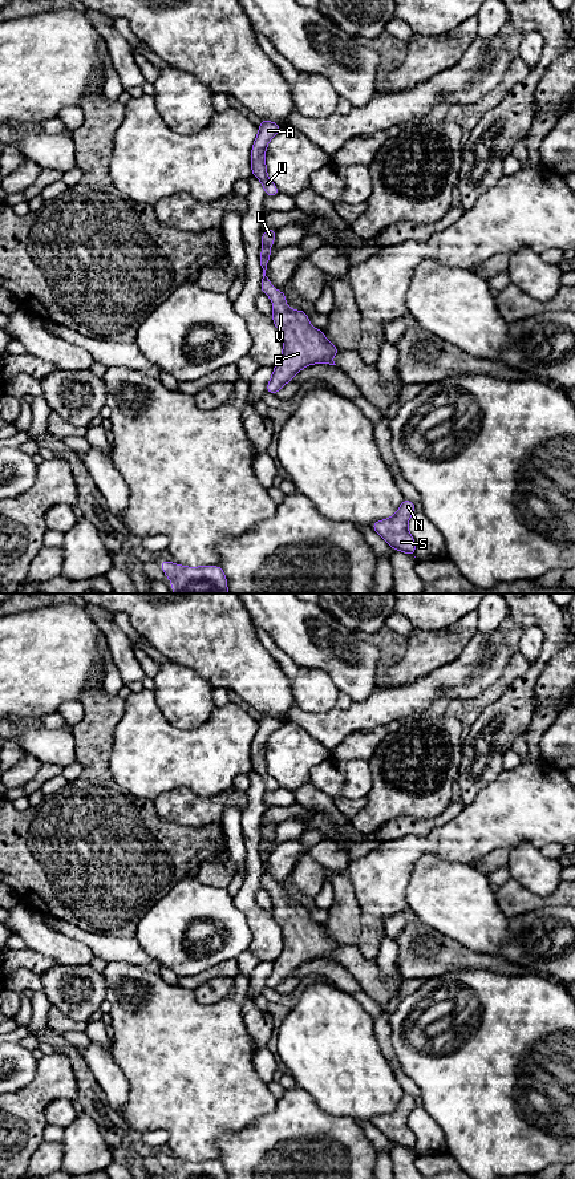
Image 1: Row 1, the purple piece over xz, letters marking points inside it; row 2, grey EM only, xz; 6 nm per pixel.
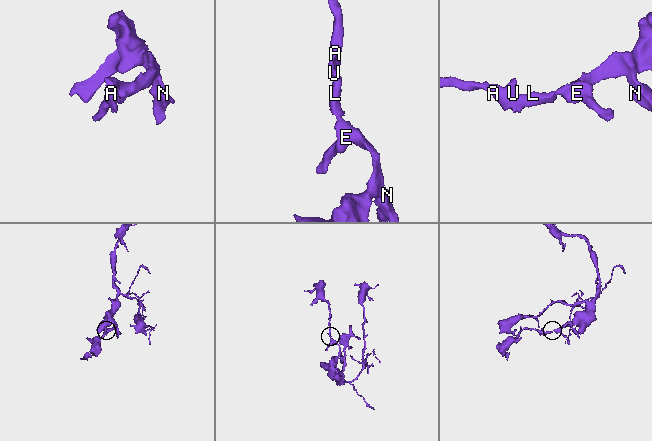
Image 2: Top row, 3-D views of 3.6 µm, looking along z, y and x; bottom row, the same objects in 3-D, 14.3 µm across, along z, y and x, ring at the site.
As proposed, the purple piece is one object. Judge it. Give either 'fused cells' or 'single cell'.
single cell

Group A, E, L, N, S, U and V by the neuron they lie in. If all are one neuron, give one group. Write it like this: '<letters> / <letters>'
A E L N S U V

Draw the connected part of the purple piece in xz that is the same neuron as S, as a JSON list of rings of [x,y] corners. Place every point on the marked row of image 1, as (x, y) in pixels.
[[[404,499],[393,516],[376,520],[370,527],[393,548],[393,551],[402,551],[414,556],[416,540],[408,530],[408,522],[416,512],[416,509],[416,503]]]

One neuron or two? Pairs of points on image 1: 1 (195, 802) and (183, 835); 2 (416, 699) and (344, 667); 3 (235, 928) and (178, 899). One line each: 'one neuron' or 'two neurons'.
1: two neurons
2: two neurons
3: one neuron

